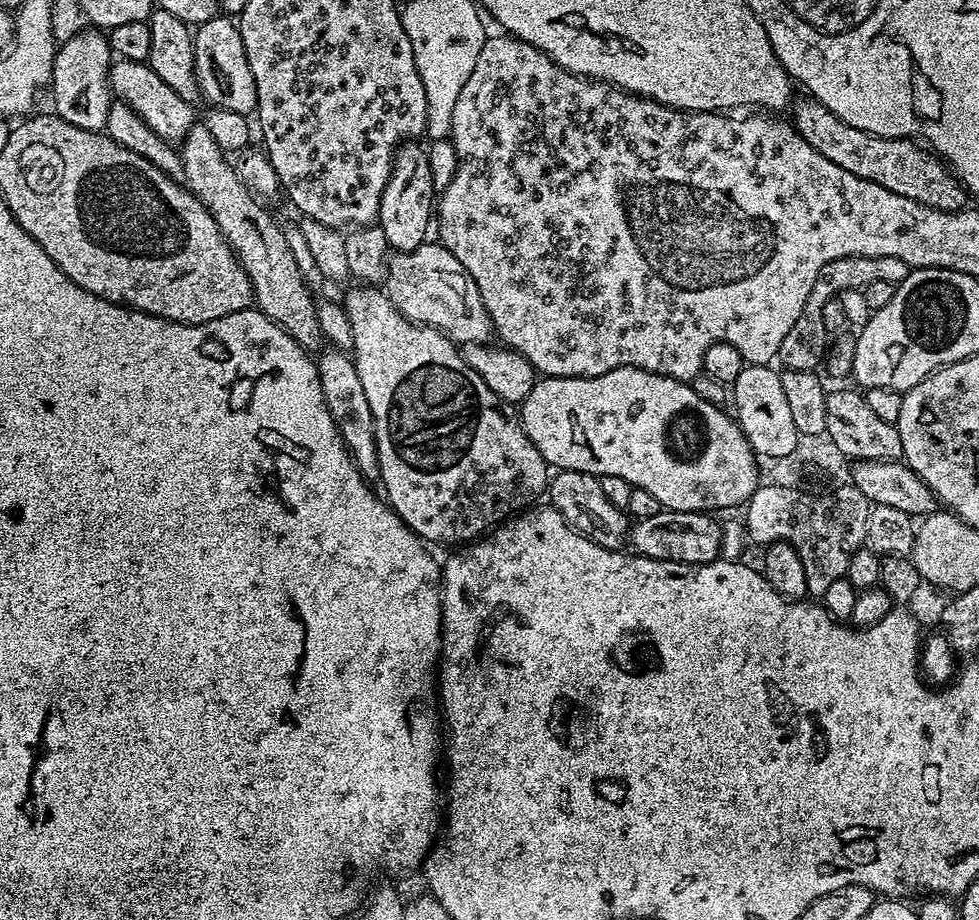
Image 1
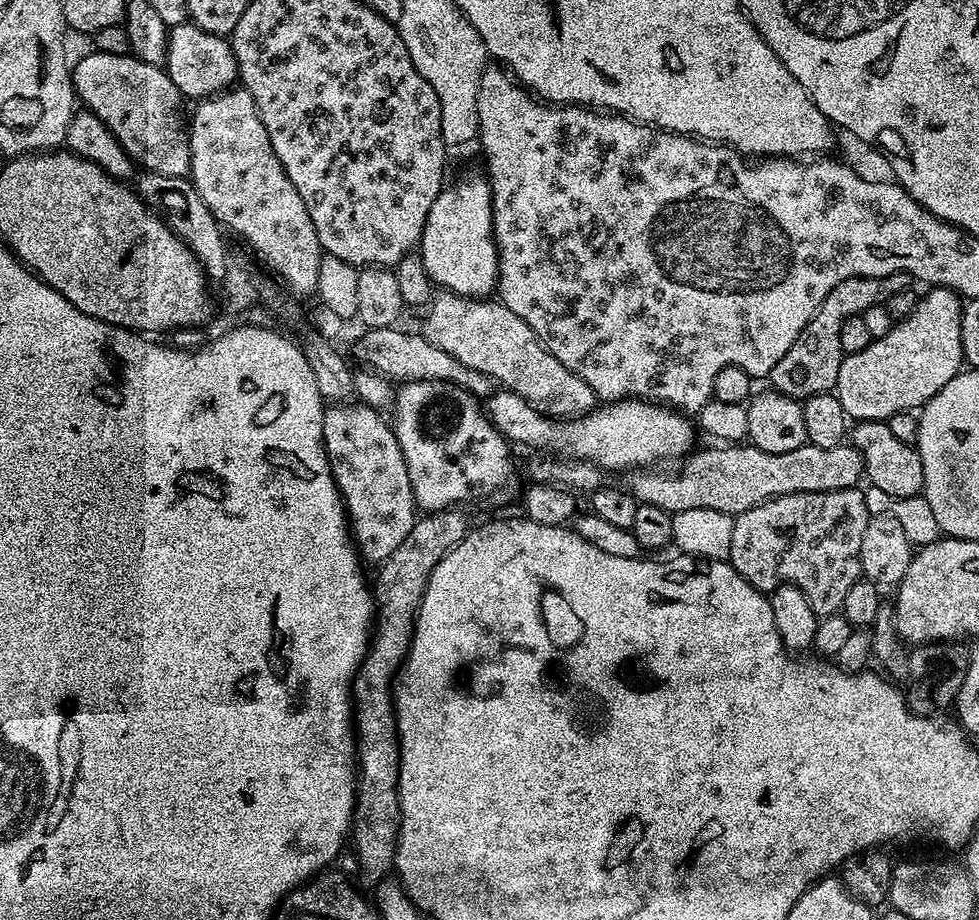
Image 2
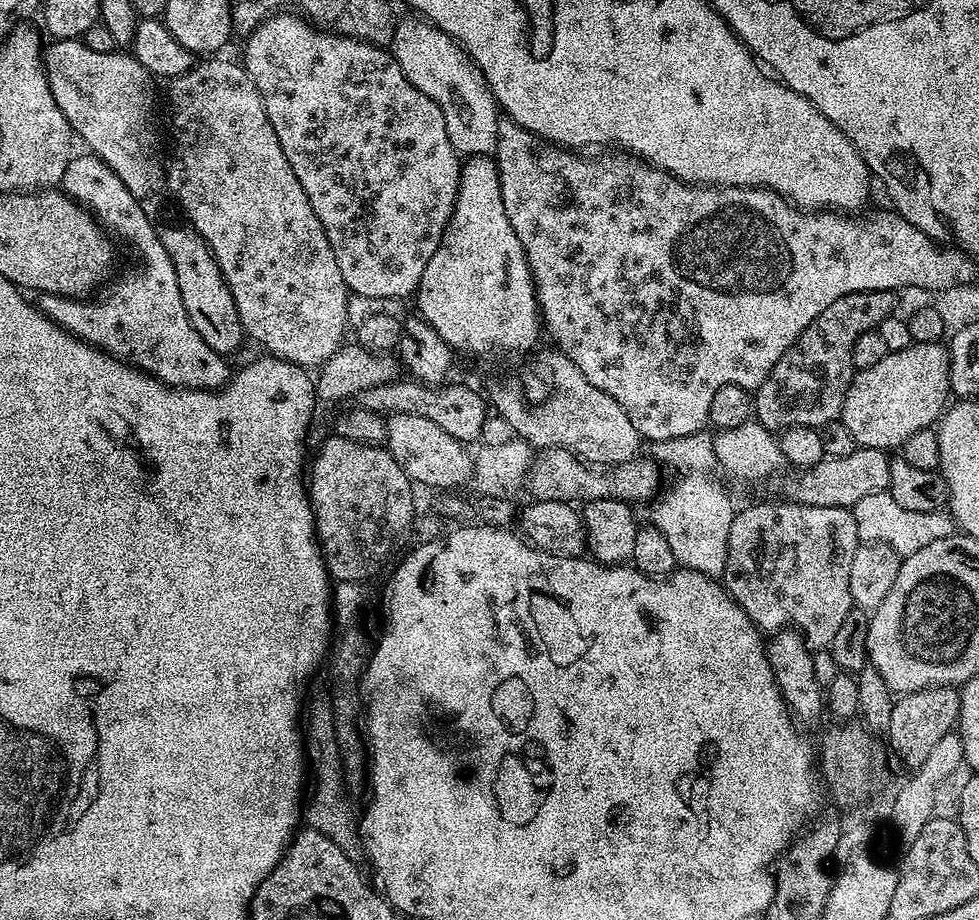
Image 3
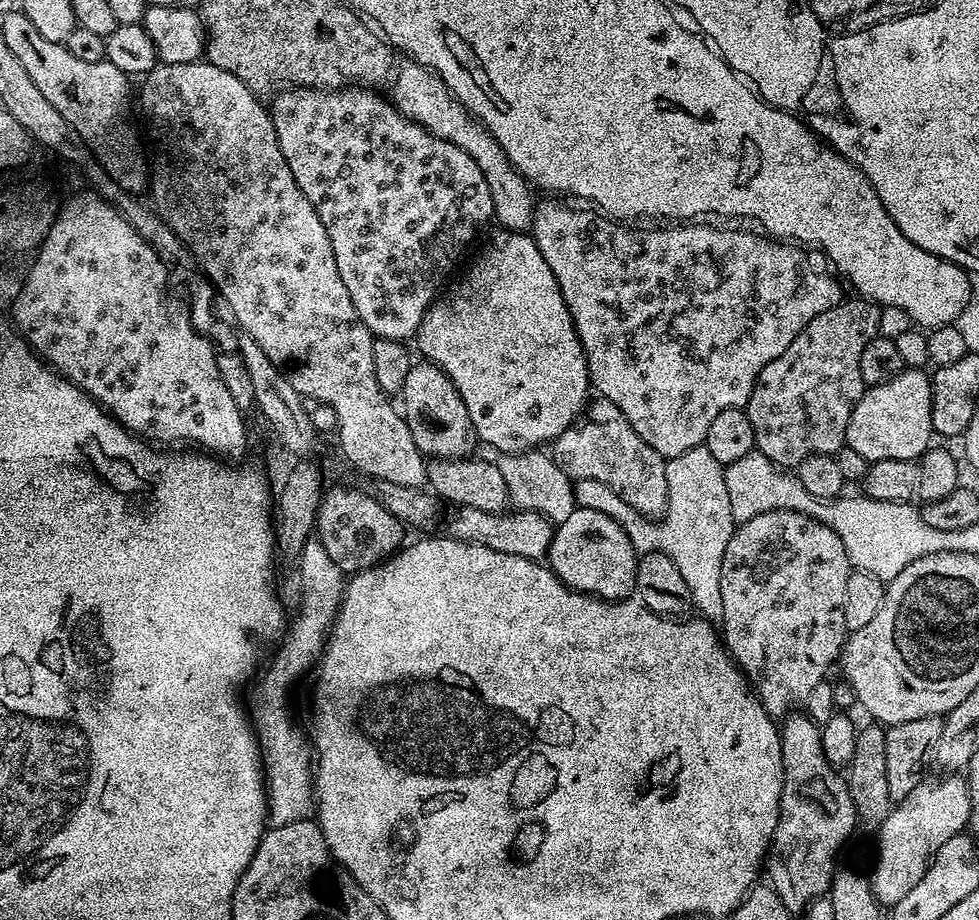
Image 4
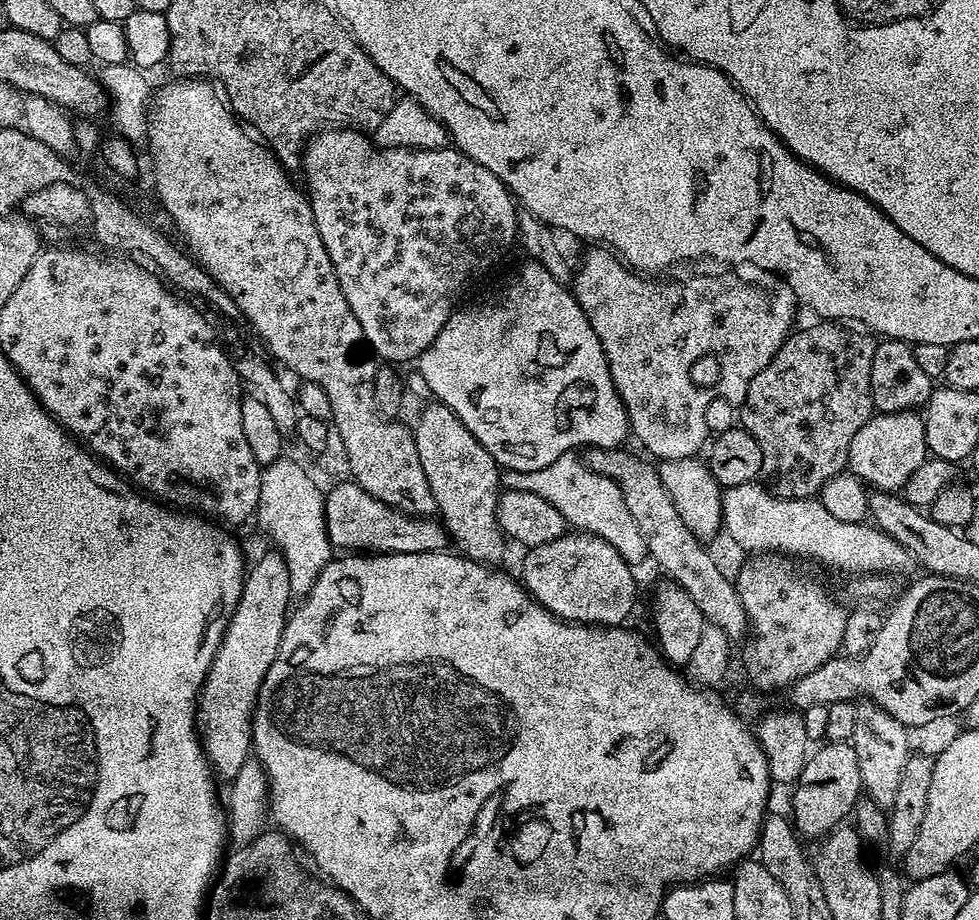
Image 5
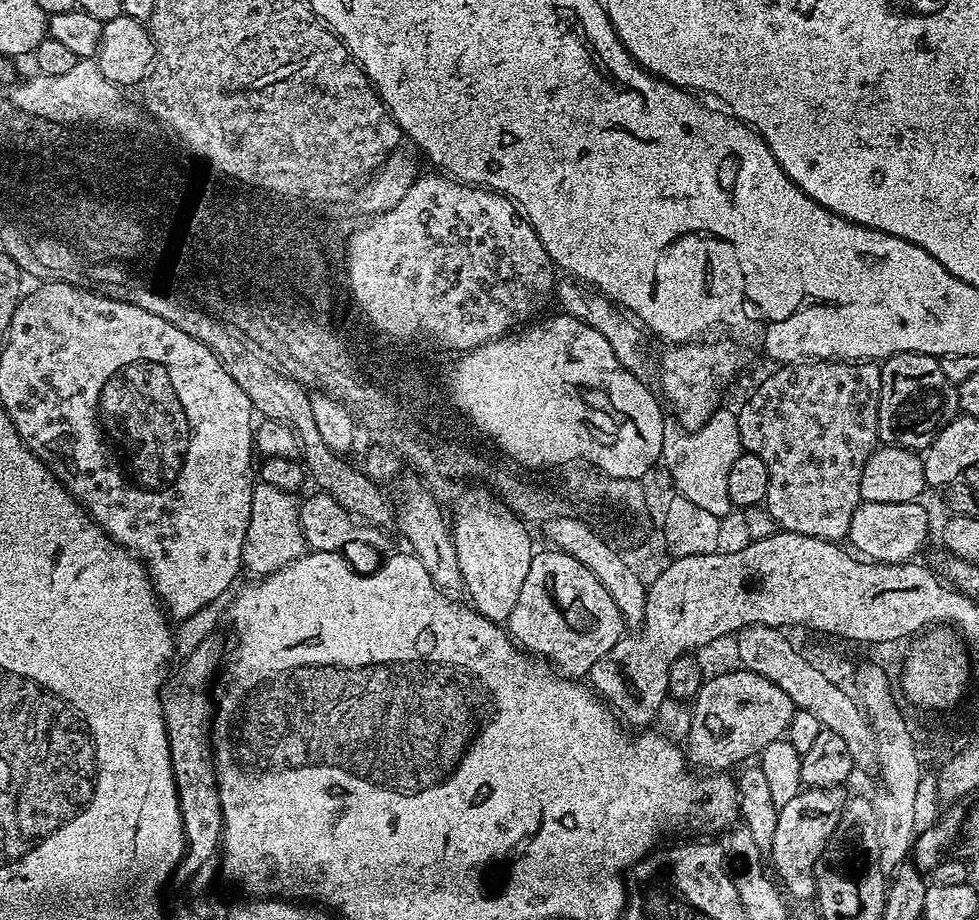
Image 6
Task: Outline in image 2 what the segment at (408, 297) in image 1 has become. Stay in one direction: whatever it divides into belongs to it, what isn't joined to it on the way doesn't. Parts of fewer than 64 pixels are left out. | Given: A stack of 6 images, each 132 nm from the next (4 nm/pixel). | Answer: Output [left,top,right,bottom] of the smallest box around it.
[422,290,598,418]

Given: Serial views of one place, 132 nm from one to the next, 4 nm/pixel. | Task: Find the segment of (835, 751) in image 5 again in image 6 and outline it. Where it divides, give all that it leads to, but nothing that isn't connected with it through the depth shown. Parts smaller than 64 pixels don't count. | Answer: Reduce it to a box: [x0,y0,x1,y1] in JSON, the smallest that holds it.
[770,786,846,901]

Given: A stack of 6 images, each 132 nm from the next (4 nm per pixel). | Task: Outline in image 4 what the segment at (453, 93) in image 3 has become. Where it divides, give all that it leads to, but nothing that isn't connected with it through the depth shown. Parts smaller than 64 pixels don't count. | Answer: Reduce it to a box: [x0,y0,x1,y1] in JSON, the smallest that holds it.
[390,59,534,233]

